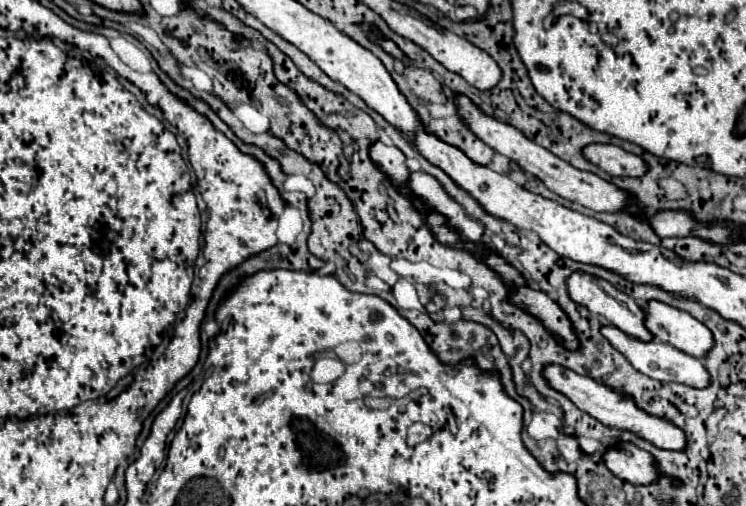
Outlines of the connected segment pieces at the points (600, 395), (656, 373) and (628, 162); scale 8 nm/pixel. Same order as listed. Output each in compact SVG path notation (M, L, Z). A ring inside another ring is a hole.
M554 363L548 365L548 367L544 367L542 375L544 375L544 379L548 381L548 385L550 385L554 391L560 391L562 395L566 395L578 409L586 411L588 415L592 415L592 417L598 419L600 423L604 423L604 425L608 425L608 427L630 429L632 433L636 433L636 435L642 437L642 439L652 441L652 443L654 443L656 447L660 447L660 449L672 449L672 451L684 449L686 439L684 439L684 433L682 433L678 427L674 427L672 423L668 423L668 421L664 421L664 419L658 419L658 417L652 417L652 415L640 411L640 409L634 405L632 399L622 397L620 393L612 391L610 387L606 387L606 385L602 385L602 383L590 379L590 377L578 375L578 373L570 371L570 369L566 369L566 367L554 365Z
M602 325L602 327L600 327L600 333L610 341L610 345L612 345L614 349L618 349L618 351L632 363L632 367L634 367L636 371L640 371L640 373L644 373L644 375L648 375L648 377L652 377L652 379L686 383L686 385L690 385L690 387L706 387L706 385L710 383L710 375L708 375L708 371L704 369L704 365L702 365L700 359L696 359L696 357L692 357L692 355L686 355L686 353L682 353L680 349L676 349L676 347L672 347L672 345L668 345L668 343L656 341L656 339L644 343L644 341L640 341L640 339L636 339L636 337L626 335L624 331L620 331L620 329L614 327L614 325Z
M592 143L584 147L582 155L584 159L588 159L590 163L614 177L640 177L646 173L646 163L638 155L626 153L616 145Z

